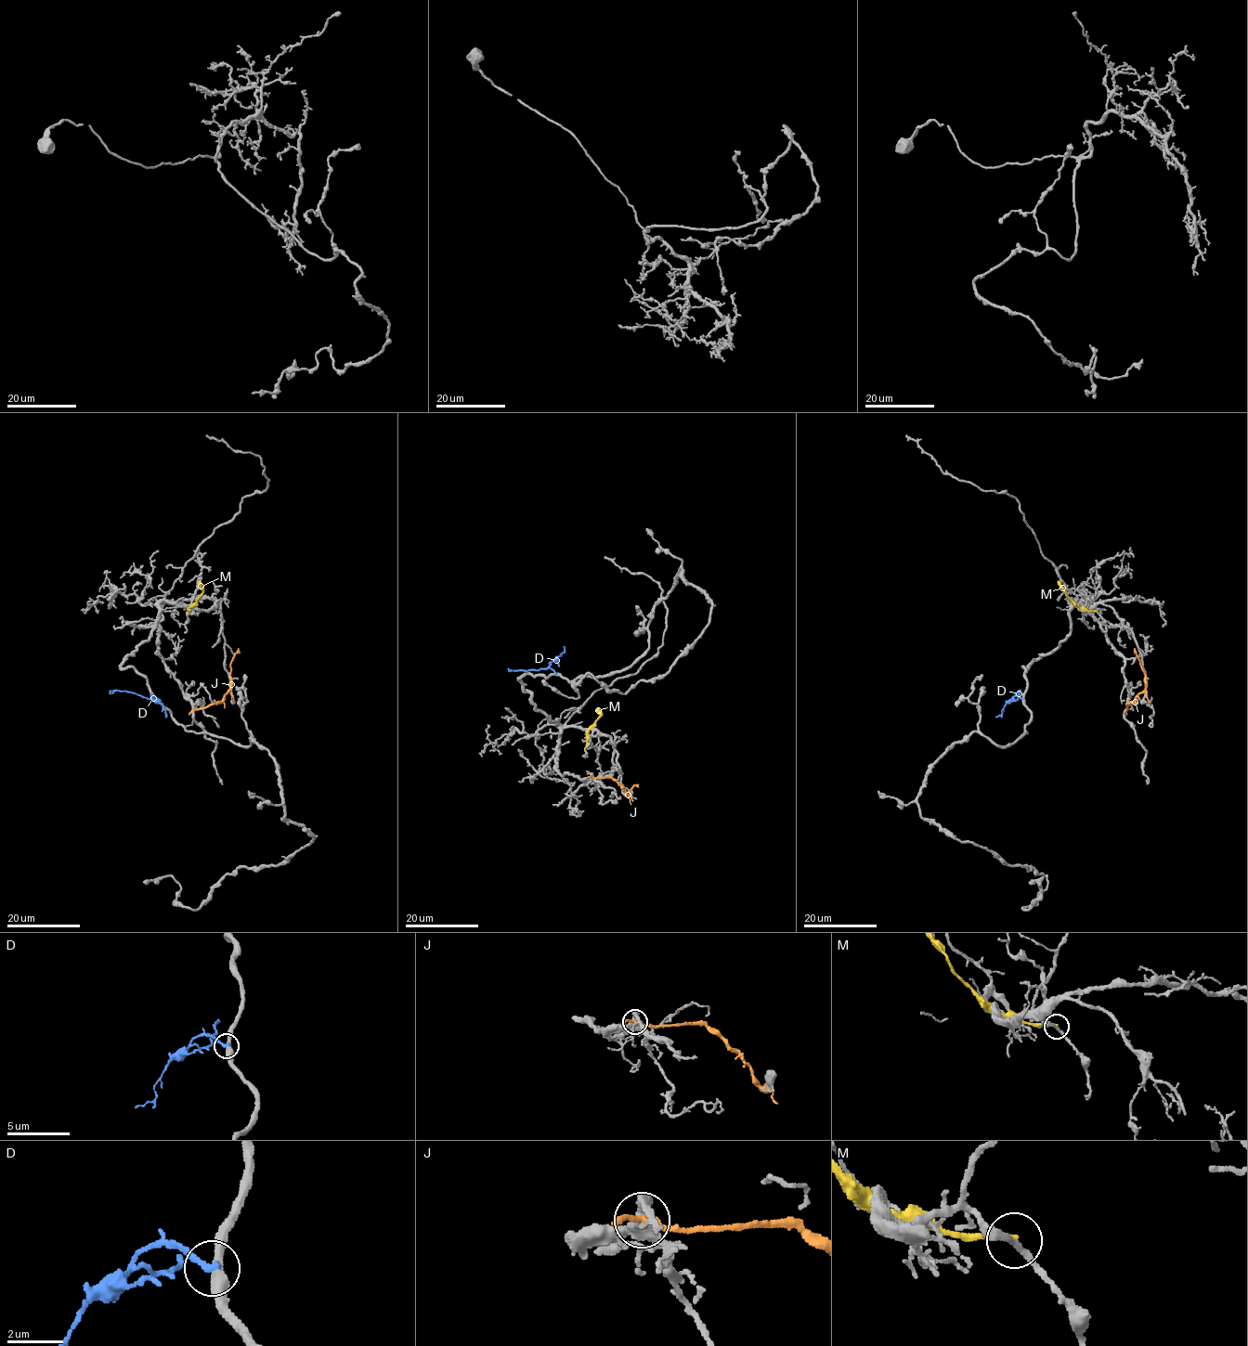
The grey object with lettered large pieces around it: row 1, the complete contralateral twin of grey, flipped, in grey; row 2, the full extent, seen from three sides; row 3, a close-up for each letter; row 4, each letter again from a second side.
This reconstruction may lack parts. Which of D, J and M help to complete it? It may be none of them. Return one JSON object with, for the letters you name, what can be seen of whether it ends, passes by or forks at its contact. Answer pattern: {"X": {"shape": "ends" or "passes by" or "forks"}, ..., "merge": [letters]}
{"merge": []}

